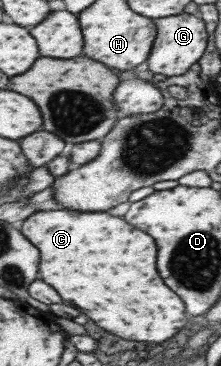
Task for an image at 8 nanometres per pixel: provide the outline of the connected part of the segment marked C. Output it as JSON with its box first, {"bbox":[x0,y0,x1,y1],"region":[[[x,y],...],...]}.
{"bbox":[23,209,190,343],"region":[[[60,209],[60,211],[36,211],[23,221],[24,235],[42,251],[42,279],[50,283],[64,301],[70,301],[84,309],[100,327],[110,333],[116,333],[124,339],[162,343],[178,335],[190,321],[186,305],[178,293],[174,293],[164,279],[160,277],[156,257],[158,247],[152,235],[136,229],[126,223],[122,217],[110,213],[76,213],[78,210]]]}

